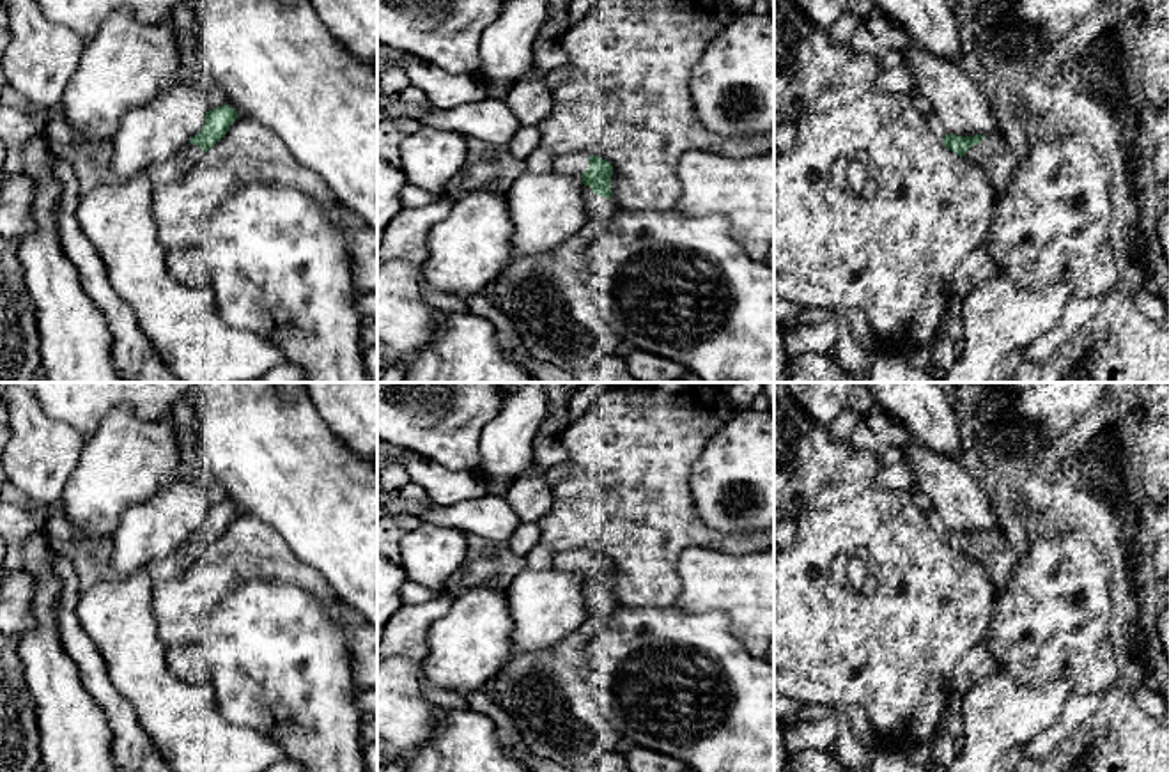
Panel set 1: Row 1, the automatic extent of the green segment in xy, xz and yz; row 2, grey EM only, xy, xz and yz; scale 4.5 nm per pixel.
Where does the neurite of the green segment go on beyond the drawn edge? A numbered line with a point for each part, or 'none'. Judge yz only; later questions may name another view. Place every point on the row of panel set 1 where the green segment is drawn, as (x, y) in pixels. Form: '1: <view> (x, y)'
1: yz (994, 154)

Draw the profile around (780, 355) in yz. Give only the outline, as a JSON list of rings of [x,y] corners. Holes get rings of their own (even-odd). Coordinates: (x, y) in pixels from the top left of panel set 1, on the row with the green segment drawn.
[[[774,326],[774,382],[781,382],[785,379],[785,370],[788,365],[788,356],[783,344],[783,329]]]

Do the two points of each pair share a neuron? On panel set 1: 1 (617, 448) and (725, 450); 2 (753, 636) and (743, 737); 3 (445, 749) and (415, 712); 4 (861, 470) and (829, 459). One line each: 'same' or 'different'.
1: different
2: different
3: different
4: same

